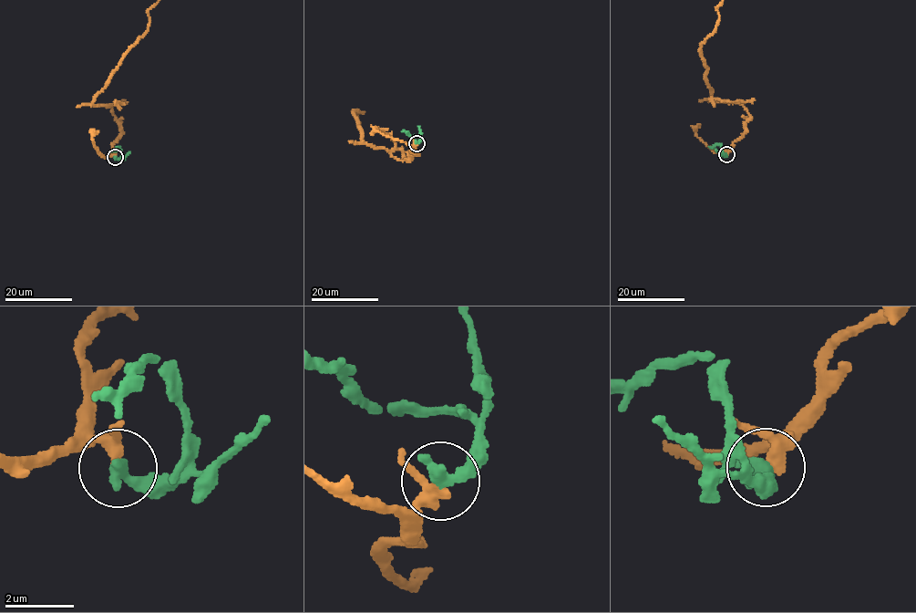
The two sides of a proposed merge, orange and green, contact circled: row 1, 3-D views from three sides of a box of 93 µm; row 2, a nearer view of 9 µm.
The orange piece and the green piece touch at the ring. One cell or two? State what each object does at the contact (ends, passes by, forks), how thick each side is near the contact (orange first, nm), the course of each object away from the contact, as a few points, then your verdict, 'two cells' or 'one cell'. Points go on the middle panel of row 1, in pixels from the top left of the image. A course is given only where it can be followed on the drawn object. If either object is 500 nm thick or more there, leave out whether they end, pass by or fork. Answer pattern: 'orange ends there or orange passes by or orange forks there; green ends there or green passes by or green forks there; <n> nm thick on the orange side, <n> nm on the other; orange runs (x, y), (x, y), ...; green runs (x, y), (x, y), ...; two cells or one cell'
orange passes by; green ends there; 280 nm thick on the orange side, 480 nm on the other; green runs (416, 142), (420, 138), (401, 131); one cell

